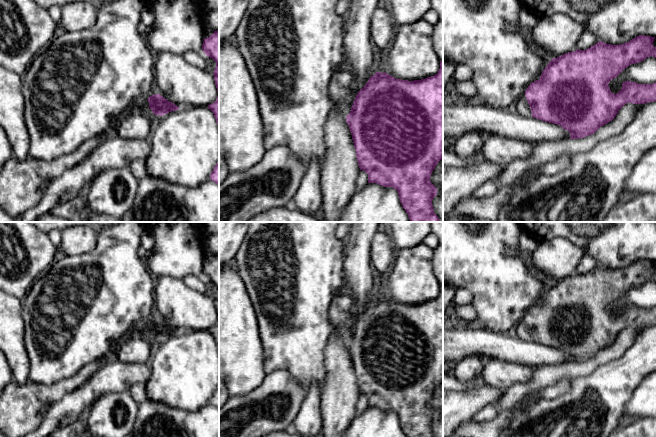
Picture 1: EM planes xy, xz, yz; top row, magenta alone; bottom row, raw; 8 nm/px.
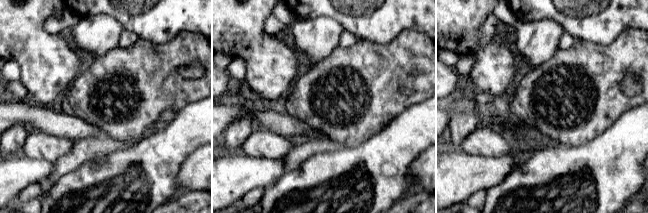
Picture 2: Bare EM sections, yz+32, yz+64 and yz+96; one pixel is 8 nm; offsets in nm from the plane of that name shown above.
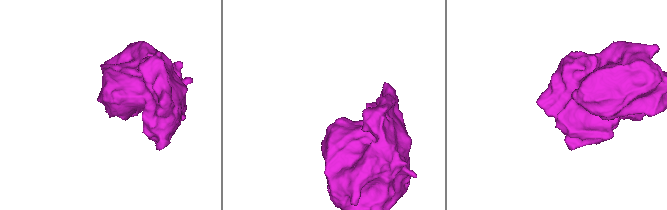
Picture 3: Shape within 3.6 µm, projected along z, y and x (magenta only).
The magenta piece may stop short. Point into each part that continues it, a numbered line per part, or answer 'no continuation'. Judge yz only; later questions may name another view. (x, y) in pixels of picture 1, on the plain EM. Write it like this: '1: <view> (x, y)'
1: yz (521, 330)

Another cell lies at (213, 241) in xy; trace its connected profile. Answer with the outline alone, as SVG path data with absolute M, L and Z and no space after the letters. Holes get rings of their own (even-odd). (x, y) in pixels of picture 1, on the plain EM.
M219 233L207 237L208 248L213 255L219 255Z

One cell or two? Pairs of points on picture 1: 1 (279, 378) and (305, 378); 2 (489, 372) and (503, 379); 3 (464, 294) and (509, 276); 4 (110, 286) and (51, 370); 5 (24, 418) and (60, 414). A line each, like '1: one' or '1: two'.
1: two
2: one
3: two
4: one
5: two

